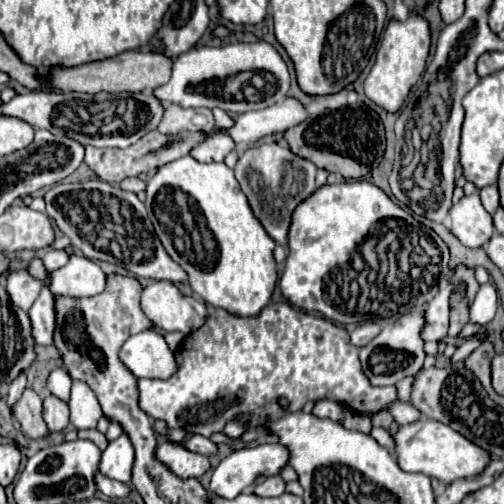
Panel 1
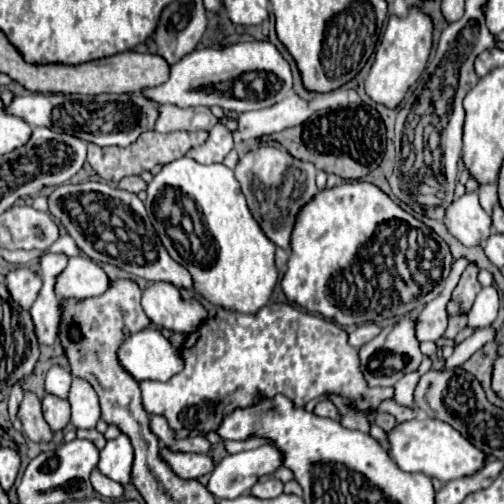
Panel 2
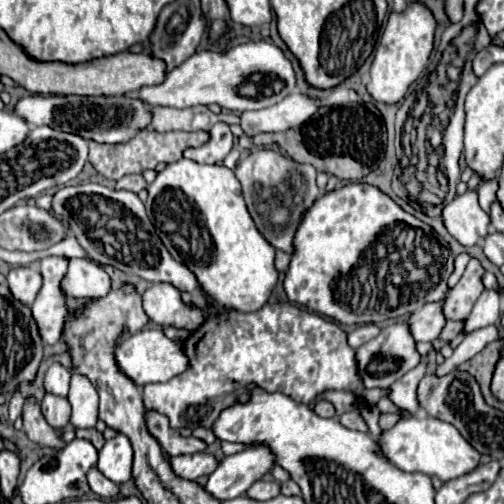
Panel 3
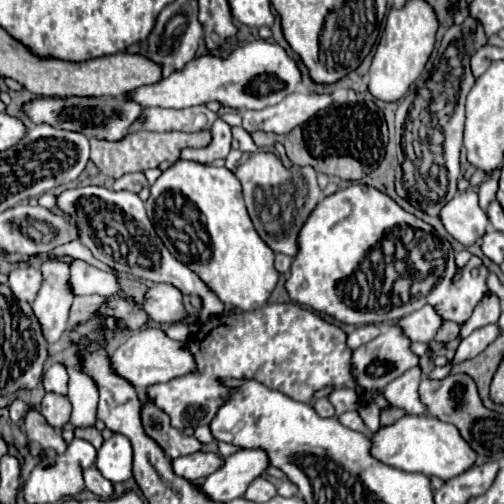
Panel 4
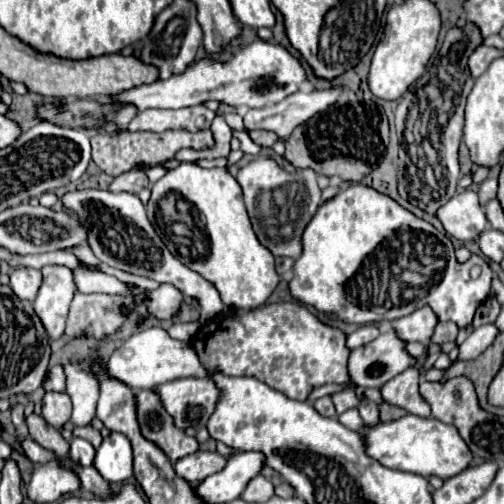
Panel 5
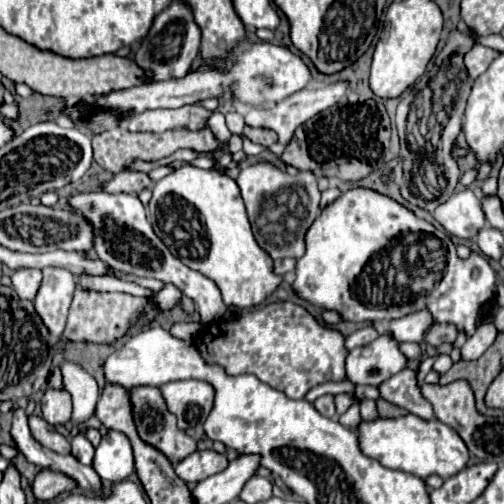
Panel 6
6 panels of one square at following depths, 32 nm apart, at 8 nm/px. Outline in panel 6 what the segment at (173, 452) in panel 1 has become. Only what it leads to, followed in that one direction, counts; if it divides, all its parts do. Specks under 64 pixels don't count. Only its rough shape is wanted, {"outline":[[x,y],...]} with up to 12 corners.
{"outline":[[214,450],[190,454],[174,470],[196,484],[228,466]]}

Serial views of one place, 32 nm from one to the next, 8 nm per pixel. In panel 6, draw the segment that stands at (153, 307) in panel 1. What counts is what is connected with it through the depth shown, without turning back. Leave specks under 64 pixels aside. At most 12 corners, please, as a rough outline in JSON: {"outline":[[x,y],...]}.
{"outline":[[168,284],[152,302],[164,310],[178,304],[182,292],[174,284]]}

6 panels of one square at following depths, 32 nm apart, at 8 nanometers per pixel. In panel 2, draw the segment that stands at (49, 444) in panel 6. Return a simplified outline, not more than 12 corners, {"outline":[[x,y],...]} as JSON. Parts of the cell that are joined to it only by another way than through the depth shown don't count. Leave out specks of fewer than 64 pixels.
{"outline":[[24,394],[18,416],[32,442],[54,440],[42,416],[40,400]]}

